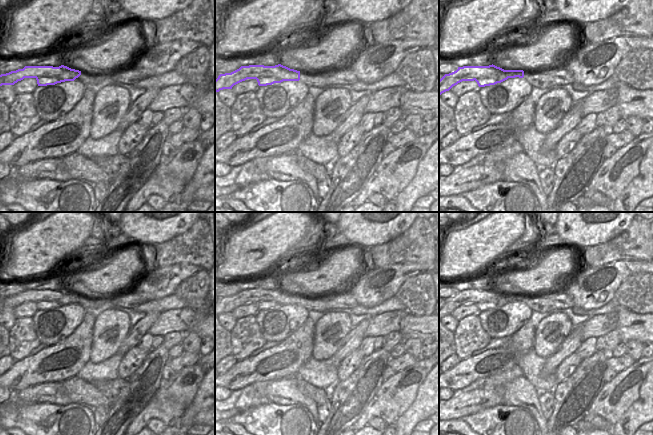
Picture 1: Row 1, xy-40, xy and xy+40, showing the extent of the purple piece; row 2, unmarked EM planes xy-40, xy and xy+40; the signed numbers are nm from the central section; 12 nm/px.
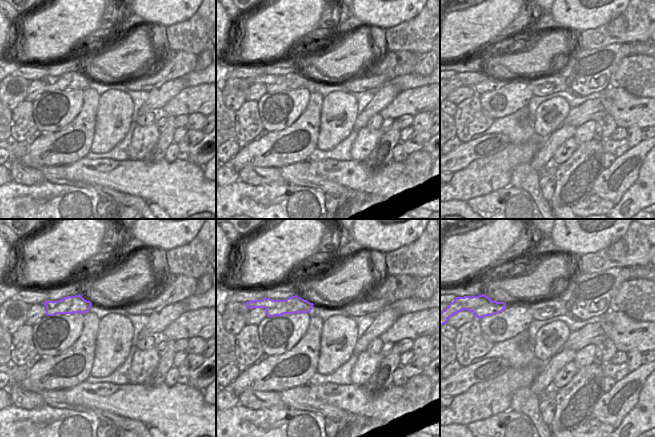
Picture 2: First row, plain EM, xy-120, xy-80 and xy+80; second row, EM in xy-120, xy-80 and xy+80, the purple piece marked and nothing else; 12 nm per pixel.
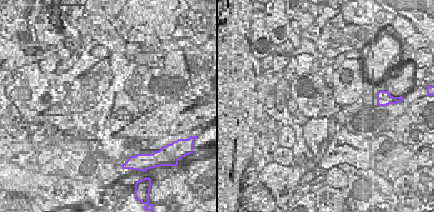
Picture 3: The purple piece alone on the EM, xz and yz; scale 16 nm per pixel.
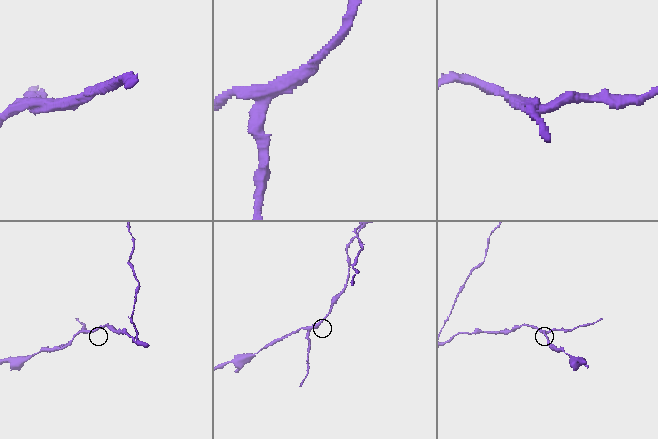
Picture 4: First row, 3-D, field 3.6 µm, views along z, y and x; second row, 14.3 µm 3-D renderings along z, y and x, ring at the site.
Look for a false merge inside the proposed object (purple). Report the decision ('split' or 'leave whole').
split

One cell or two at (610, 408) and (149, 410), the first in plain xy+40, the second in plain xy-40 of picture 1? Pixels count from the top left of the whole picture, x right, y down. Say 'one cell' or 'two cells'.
one cell

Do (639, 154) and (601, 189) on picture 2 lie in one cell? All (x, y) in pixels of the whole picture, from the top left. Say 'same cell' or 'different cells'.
same cell

